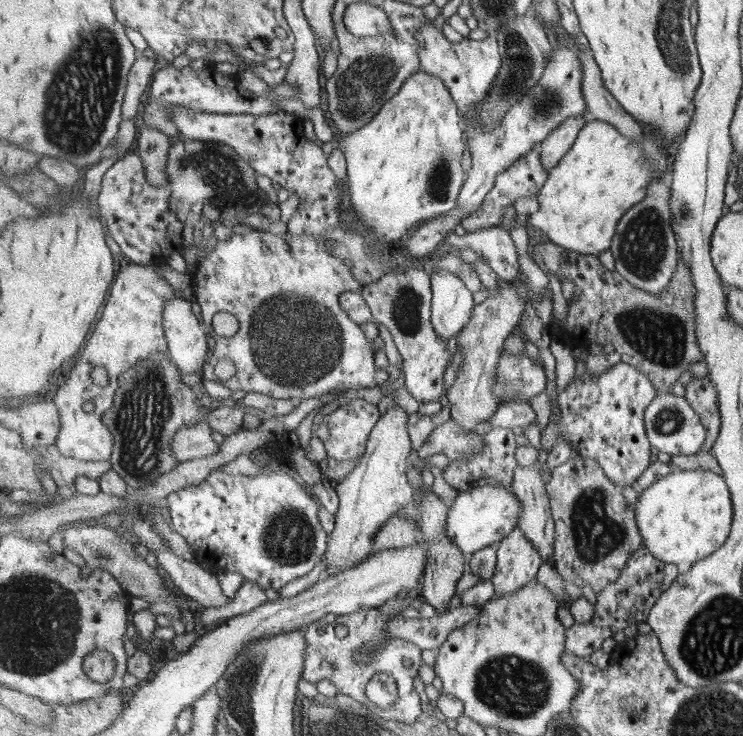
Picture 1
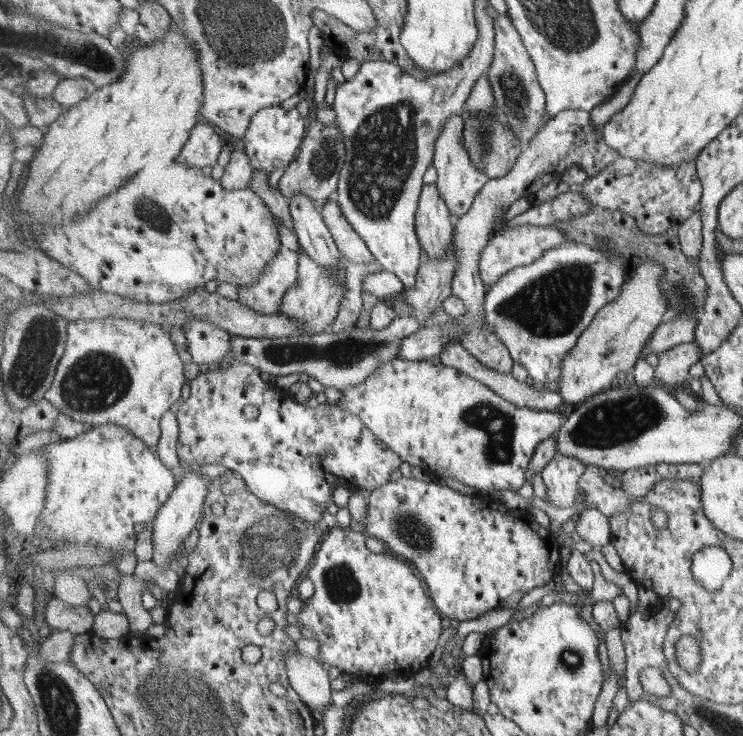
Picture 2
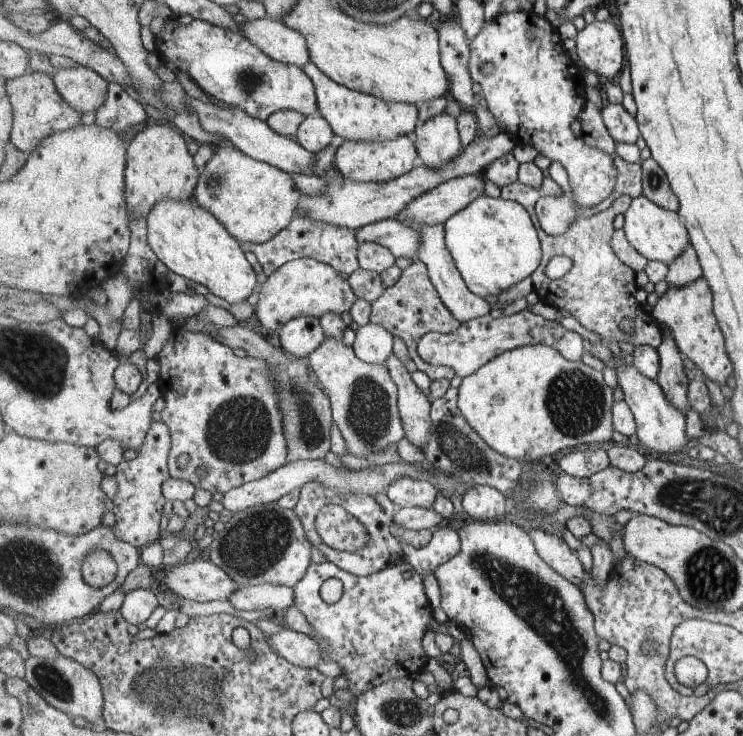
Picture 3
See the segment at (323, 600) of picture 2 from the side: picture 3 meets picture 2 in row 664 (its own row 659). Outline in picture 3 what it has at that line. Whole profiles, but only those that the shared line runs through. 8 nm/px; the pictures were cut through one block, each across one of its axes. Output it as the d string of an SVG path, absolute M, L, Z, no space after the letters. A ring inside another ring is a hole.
M326 560L324 563L313 563L305 578L294 588L296 608L313 627L315 632L313 638L319 642L325 661L335 661L341 666L343 676L349 684L347 689L351 690L354 695L354 699L345 707L339 706L339 703L336 702L341 711L353 715L356 698L365 691L393 679L414 678L416 674L425 670L429 658L425 656L421 640L423 640L433 616L429 598L423 588L423 579L422 574L407 562L388 566L369 576L359 576ZM327 578L339 578L341 582L345 582L345 594L335 604L327 604L321 598L321 586Z

